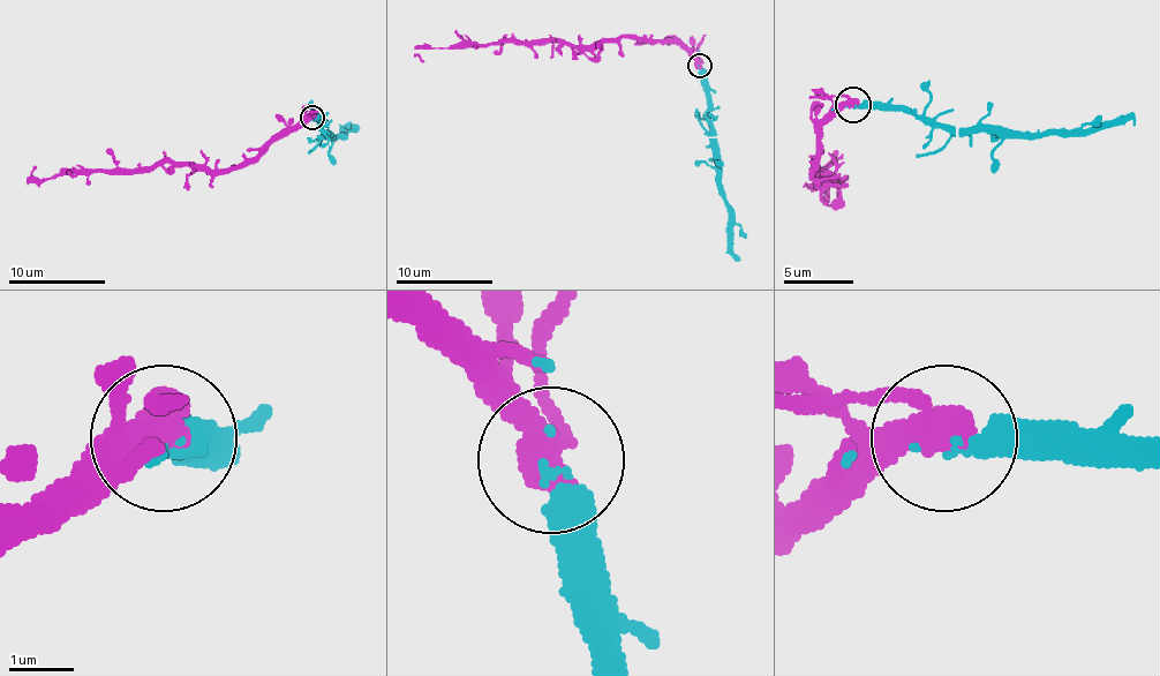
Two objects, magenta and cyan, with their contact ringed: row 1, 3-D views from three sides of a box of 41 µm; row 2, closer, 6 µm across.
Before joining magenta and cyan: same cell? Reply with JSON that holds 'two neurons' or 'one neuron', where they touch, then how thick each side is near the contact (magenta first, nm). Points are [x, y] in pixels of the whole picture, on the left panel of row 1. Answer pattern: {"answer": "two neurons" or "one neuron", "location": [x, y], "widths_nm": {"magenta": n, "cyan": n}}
{"answer": "one neuron", "location": [313, 117], "widths_nm": {"magenta": 460, "cyan": 400}}

